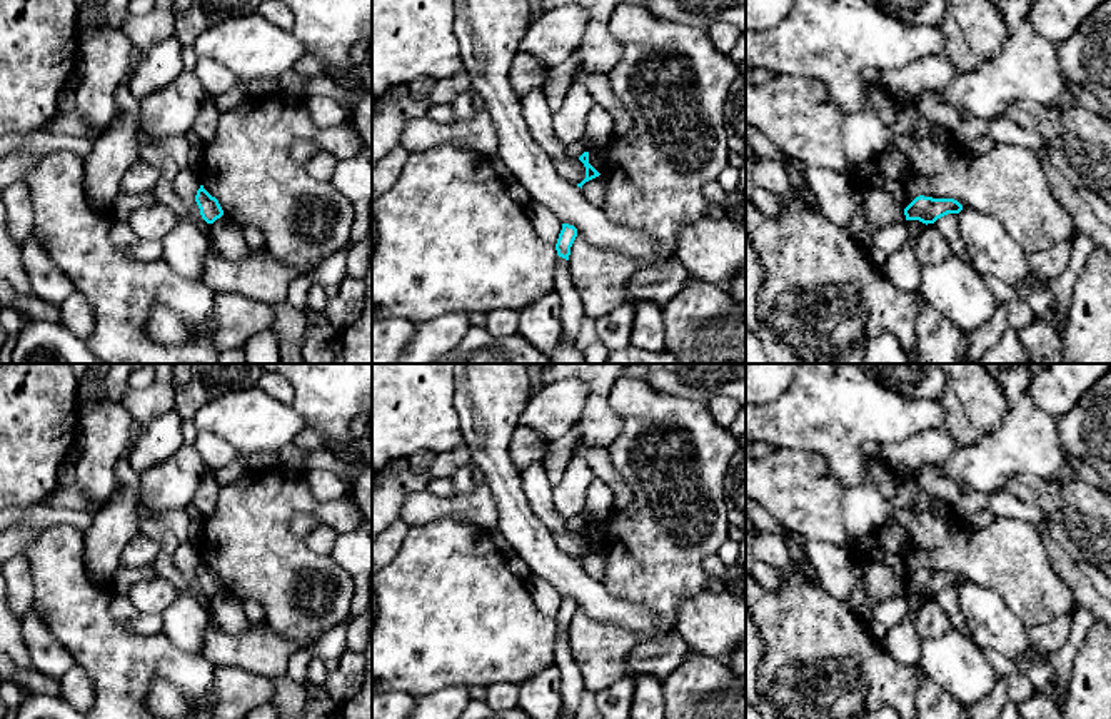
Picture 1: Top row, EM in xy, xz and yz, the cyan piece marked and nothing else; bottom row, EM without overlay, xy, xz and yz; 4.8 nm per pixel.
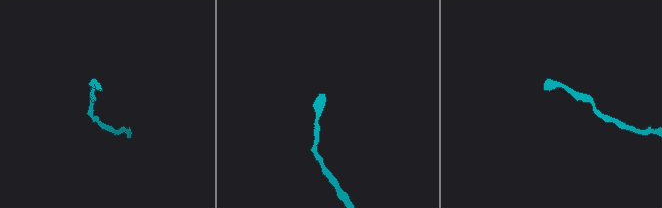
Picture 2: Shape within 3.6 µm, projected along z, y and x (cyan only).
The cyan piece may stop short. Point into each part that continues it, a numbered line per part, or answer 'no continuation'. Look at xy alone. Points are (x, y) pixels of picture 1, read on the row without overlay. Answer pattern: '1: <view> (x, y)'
no continuation

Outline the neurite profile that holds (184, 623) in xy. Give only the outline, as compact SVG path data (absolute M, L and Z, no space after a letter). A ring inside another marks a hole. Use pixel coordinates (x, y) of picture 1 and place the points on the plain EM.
M178 592L177 599L162 612L162 632L178 649L200 654L204 647L209 612L189 594Z

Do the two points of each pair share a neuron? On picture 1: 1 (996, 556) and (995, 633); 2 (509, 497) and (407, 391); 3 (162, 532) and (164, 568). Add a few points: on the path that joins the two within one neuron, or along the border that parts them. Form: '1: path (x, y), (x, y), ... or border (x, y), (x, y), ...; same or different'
1: border (963, 581), (973, 581), (993, 589), (1023, 623); different
2: border (454, 402), (457, 426), (464, 441); different
3: path (165, 541), (164, 559); same

